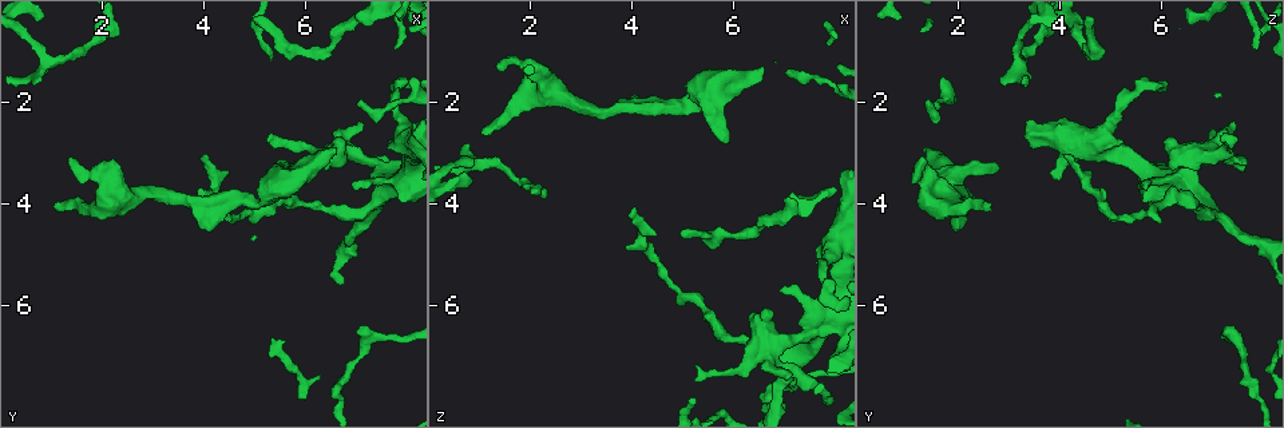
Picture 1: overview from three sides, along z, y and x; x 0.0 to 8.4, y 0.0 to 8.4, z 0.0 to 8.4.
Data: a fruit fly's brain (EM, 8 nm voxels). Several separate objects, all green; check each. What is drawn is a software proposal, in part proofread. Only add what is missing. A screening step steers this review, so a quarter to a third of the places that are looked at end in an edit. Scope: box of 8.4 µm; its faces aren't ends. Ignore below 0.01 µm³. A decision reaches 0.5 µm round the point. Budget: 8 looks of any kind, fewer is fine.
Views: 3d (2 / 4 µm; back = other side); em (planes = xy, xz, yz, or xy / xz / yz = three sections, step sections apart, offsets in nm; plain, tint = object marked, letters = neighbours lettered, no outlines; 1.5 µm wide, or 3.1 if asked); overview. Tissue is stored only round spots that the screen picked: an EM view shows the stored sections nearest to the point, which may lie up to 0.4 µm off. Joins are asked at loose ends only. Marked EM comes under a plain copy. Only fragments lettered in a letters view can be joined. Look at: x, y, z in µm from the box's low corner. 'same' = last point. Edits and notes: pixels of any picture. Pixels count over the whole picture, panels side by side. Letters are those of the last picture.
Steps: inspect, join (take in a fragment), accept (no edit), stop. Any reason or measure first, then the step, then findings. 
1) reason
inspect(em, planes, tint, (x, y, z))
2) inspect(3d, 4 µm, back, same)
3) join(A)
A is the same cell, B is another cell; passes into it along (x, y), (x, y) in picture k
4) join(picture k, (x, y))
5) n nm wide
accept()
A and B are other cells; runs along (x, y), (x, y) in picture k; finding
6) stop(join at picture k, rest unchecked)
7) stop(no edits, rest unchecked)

thin end
inspect(3d, 2 µm, (0.75, 1.50, 2.85))

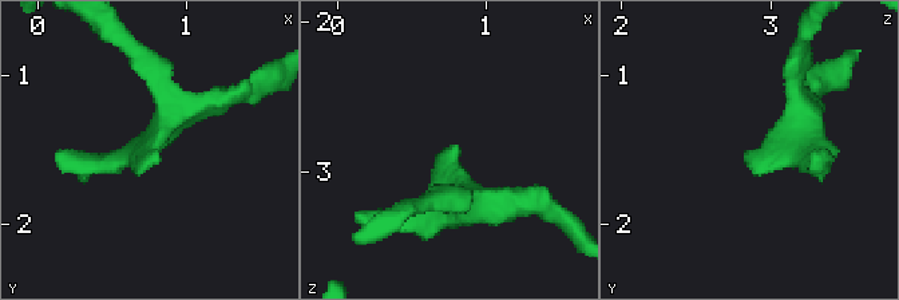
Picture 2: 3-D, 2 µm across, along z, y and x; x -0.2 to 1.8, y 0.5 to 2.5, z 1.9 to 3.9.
inspect(em, xy, step 8, tint, (0.78, 1.50, 2.80))

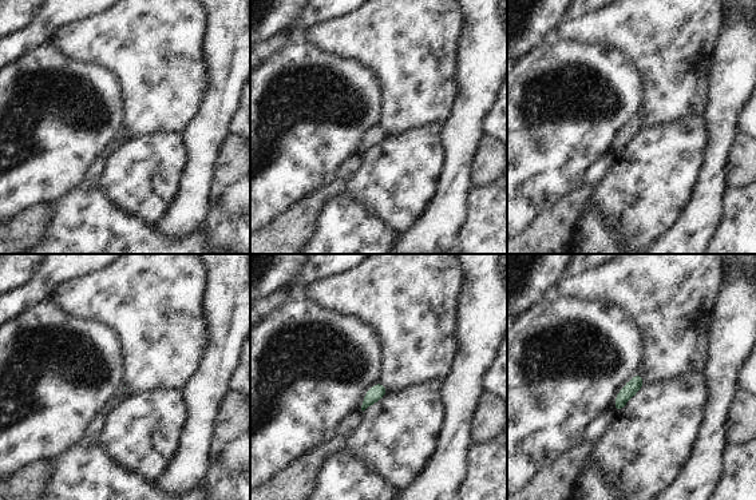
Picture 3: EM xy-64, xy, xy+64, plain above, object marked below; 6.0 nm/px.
cut it another way
inspect(em, planes, letters, same)

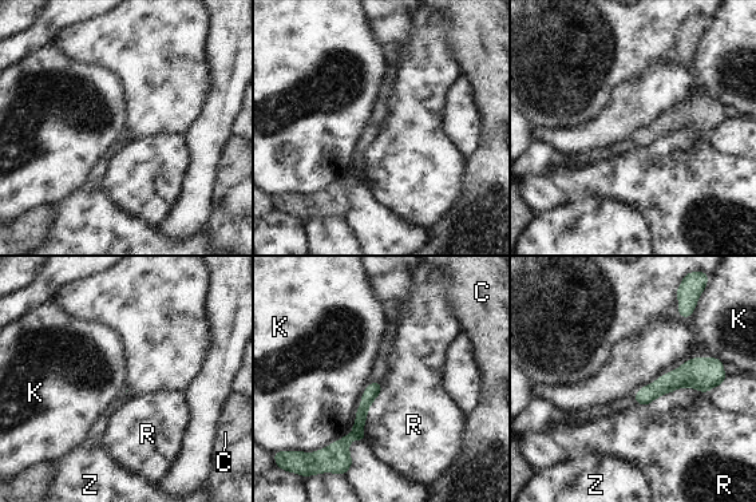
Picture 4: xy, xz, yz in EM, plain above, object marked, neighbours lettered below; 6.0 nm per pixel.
accept()
C, K, R and Z are other cells; border along (720, 359), (691, 358), (633, 396) in picture 4; none of them fits

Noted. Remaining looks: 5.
branch stops here
inspect(3d, 4 µm, (1.10, 3.95, 2.70))

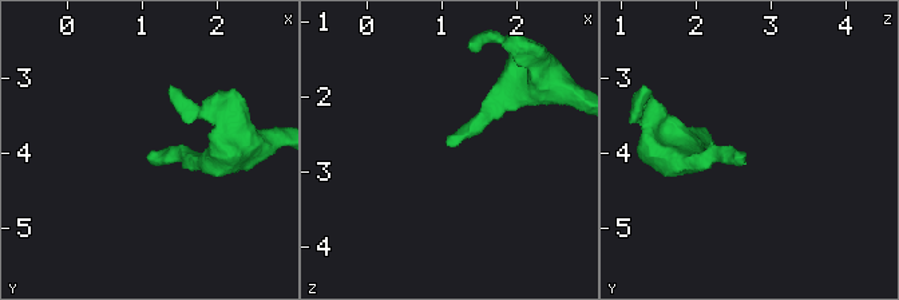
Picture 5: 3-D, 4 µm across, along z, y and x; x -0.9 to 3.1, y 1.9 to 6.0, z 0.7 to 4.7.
shape alone is not enough
inspect(em, yz, step 4, tint, (1.15, 4.00, 2.65))

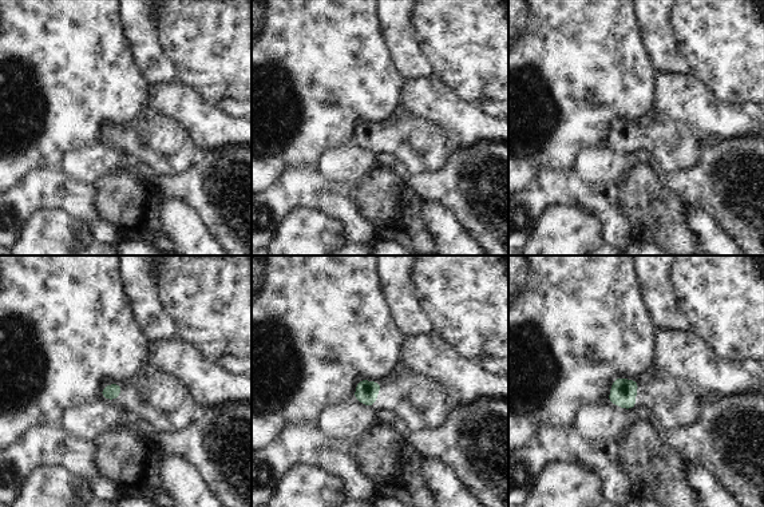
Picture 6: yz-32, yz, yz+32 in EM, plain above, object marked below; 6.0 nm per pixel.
inspect(em, planes, letters, same)

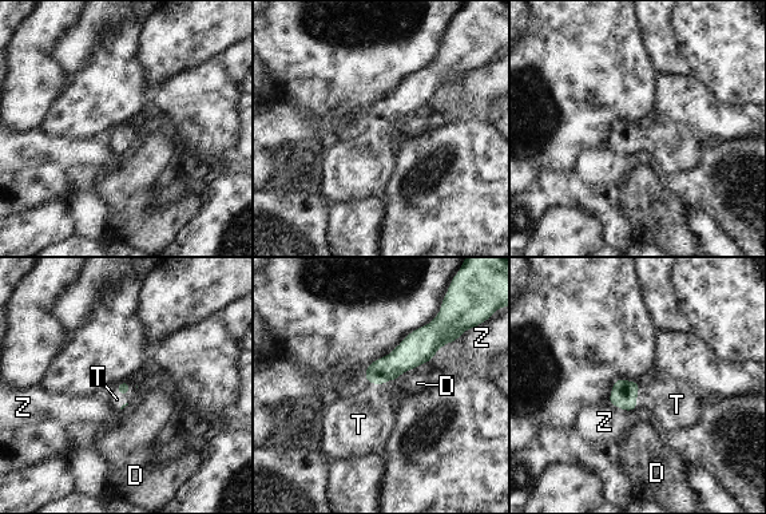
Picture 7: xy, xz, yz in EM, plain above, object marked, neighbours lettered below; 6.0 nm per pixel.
join(T)
T is the same cell, D and Z are other cells; passes into it along (122, 388), (127, 394), (116, 399) in picture 7; it goes on there

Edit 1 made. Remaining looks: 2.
branch stops here
inspect(em, planes, letters, (6.65, 2.70, 6.05))

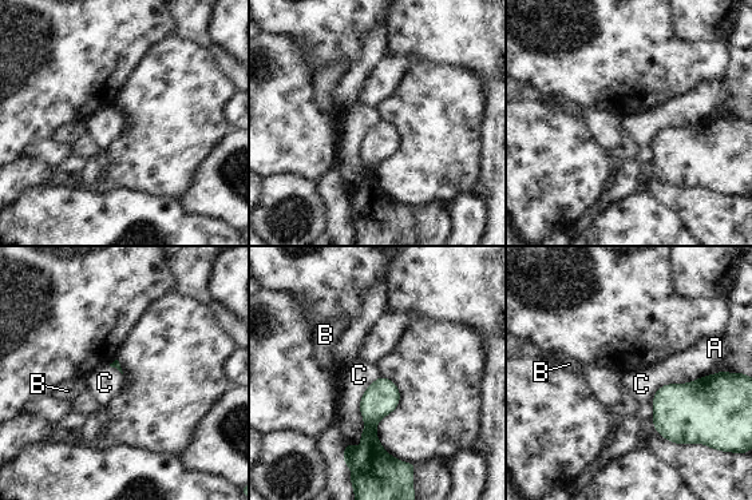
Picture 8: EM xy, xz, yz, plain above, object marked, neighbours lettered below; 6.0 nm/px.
accept()
A, B and C are other cells; border along (379, 376), (344, 447) in picture 8; no lettered fragment goes on from it

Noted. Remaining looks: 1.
stop(join at picture 7, rest unchecked)

